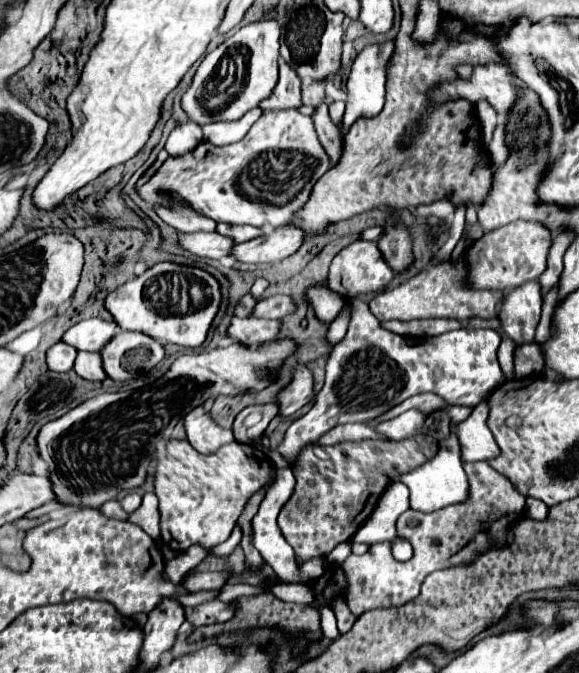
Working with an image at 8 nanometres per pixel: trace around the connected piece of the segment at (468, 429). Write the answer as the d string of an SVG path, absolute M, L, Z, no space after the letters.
M480 402L468 420L454 424L454 434L460 442L460 456L464 462L476 462L476 460L490 460L500 454L494 436L490 428L486 426L488 418L488 406L486 402Z

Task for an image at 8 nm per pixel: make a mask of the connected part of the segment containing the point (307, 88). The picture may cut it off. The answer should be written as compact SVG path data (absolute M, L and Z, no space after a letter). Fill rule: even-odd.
M310 82L302 86L302 104L304 106L320 106L324 102L324 86L326 82Z

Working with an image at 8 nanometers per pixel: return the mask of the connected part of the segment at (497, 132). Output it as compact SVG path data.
M503 124L497 125L493 133L492 141L488 148L493 165L495 166L502 165L510 154L509 148L505 143L505 136L505 126Z

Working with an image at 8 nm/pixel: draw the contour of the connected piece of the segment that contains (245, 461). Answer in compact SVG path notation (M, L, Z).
M168 440L154 474L162 540L172 550L188 550L192 544L216 546L224 542L248 498L272 480L272 462L256 446L230 442L214 454L200 454L188 440Z

